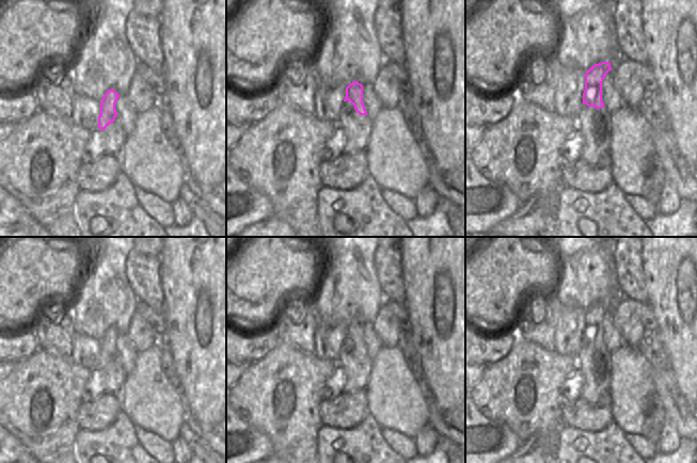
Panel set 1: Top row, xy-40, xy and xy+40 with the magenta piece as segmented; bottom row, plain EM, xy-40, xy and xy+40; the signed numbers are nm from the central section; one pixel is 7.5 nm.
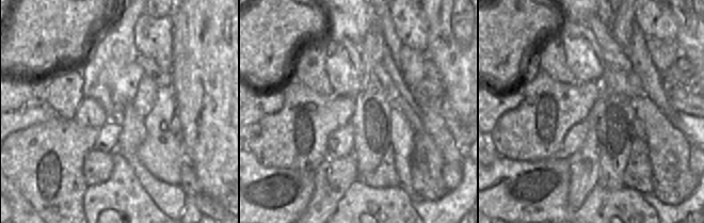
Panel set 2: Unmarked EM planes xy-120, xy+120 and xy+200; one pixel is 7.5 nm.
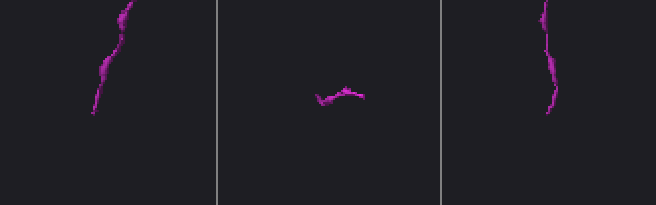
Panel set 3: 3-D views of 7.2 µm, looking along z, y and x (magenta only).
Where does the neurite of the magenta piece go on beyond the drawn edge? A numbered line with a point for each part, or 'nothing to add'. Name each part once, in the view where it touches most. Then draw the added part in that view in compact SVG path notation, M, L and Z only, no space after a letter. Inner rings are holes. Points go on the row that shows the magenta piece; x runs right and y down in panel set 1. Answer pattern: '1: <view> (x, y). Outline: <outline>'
1: xy (357, 128). Outline: M349 100L344 102L337 118L337 126L346 135L344 154L365 151L371 133L371 121L367 115L360 115Z

